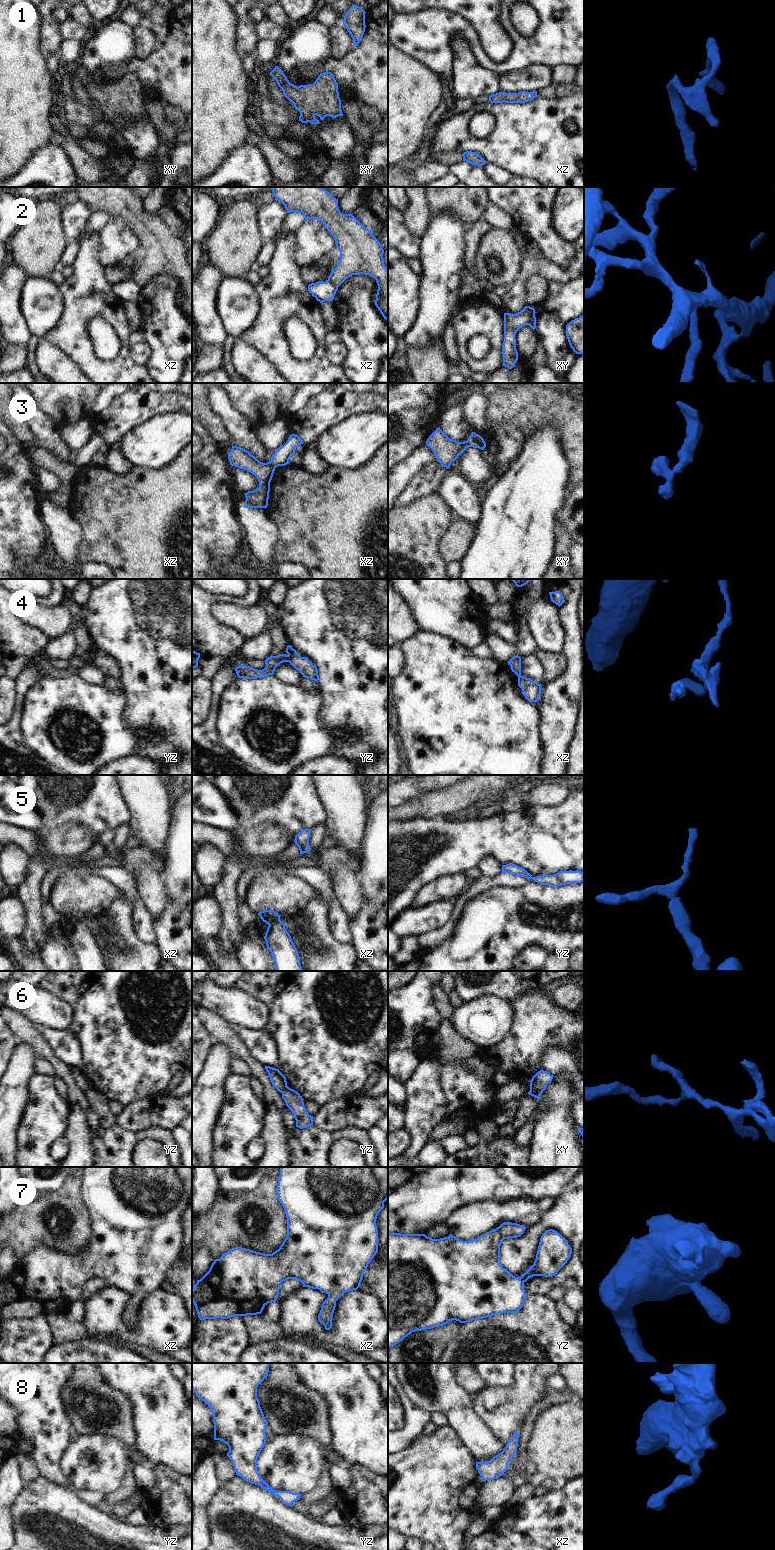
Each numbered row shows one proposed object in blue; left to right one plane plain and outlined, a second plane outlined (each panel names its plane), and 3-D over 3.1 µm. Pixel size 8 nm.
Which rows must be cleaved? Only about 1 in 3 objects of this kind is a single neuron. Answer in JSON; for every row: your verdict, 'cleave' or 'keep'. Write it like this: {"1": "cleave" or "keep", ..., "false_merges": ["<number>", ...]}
{"1": "keep", "2": "cleave", "3": "cleave", "4": "cleave", "5": "cleave", "6": "cleave", "7": "keep", "8": "keep", "false_merges": ["2", "3", "4", "5", "6"]}

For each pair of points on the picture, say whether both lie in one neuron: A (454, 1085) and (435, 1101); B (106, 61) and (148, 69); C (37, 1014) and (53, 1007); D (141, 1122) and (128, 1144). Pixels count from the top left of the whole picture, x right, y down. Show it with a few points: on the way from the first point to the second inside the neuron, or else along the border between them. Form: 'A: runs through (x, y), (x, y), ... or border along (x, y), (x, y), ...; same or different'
A: border along (438, 1071), (438, 1086), (445, 1100), (446, 1117); different
B: border along (134, 57), (121, 67), (124, 73); different
C: runs through (41, 1010), (49, 1010); same
D: border along (117, 1124), (131, 1132), (158, 1127); different

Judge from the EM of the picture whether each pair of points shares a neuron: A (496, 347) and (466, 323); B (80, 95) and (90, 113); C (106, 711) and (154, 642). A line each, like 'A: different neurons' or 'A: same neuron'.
A: same neuron
B: different neurons
C: different neurons

